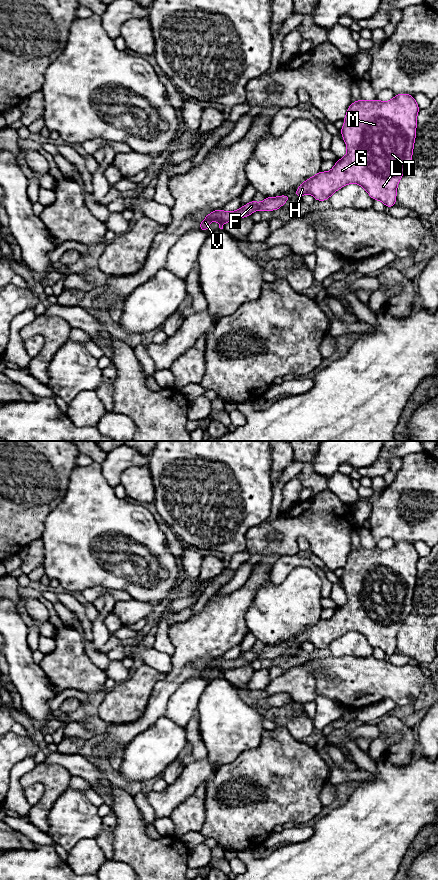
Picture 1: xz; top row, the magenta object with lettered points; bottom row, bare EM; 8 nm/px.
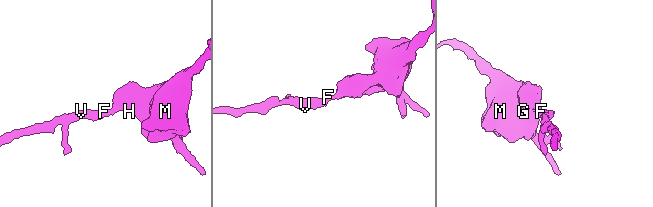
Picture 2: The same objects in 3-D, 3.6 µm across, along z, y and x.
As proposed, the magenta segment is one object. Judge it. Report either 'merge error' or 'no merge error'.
no merge error

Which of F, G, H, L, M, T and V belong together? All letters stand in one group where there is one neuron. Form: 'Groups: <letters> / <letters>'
Groups: F G H L M T V

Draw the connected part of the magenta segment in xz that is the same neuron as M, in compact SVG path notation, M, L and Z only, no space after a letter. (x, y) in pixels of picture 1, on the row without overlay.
M404 541L396 542L387 550L360 546L351 551L340 578L347 593L346 604L338 607L331 619L320 619L308 626L294 643L300 647L304 642L310 641L316 649L325 649L338 637L355 631L361 633L373 648L382 649L390 657L396 652L398 630L412 610L419 558L414 544Z

